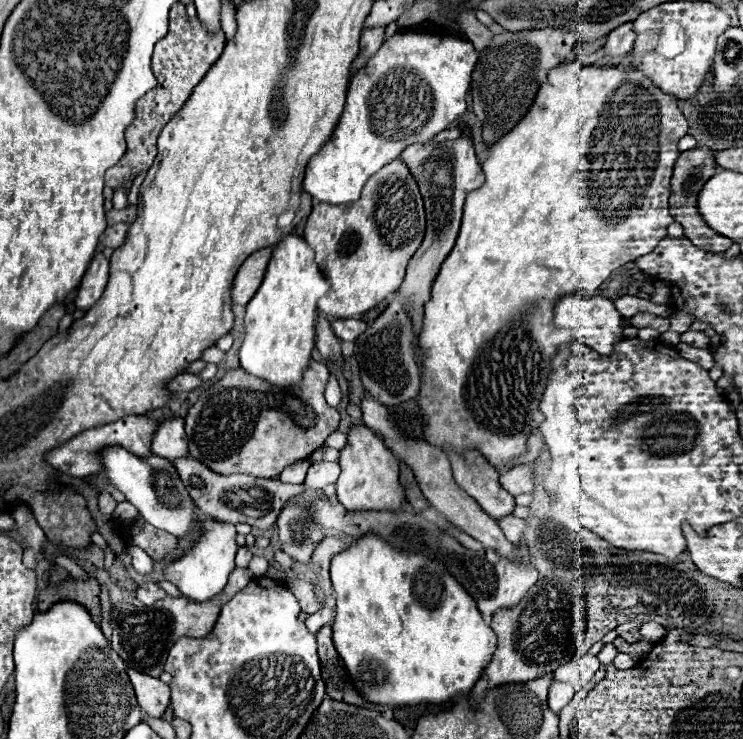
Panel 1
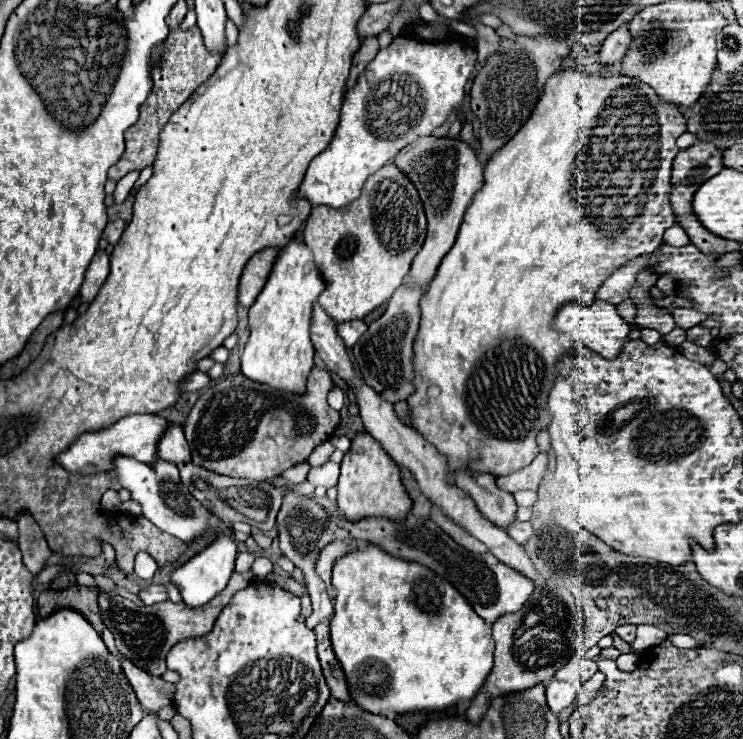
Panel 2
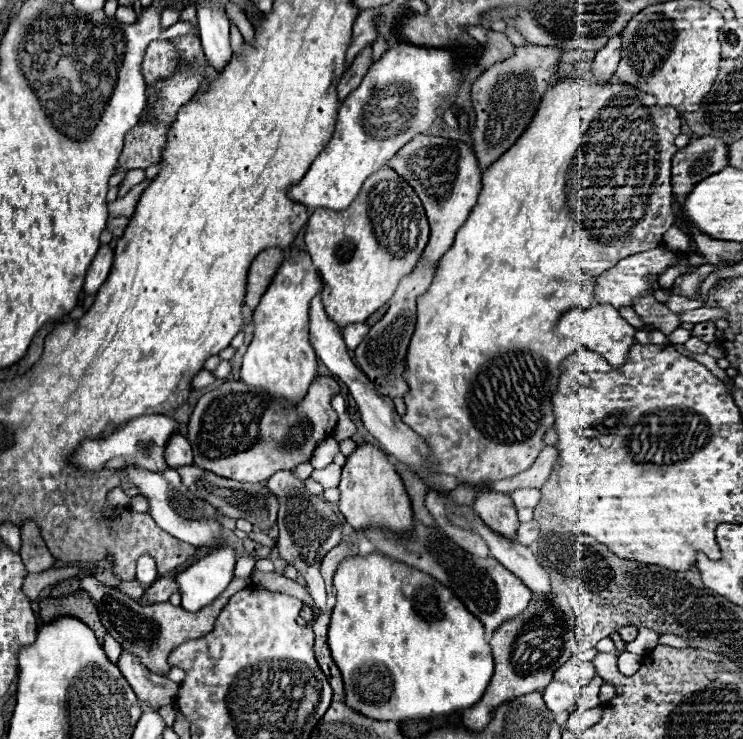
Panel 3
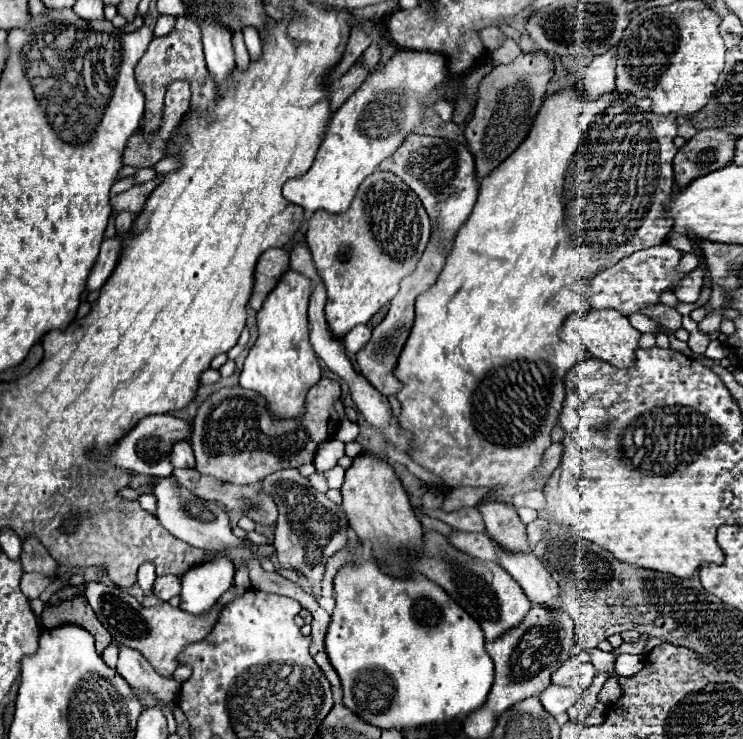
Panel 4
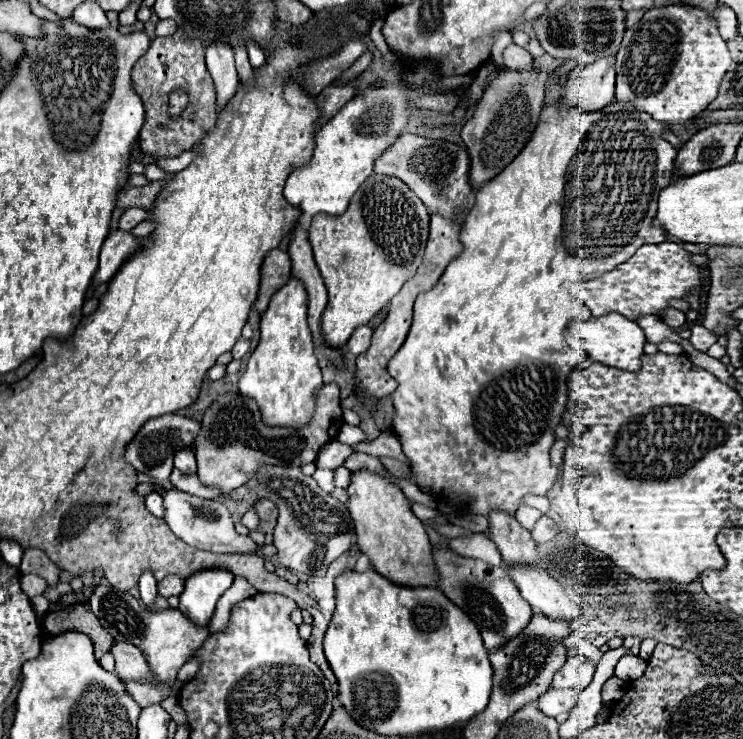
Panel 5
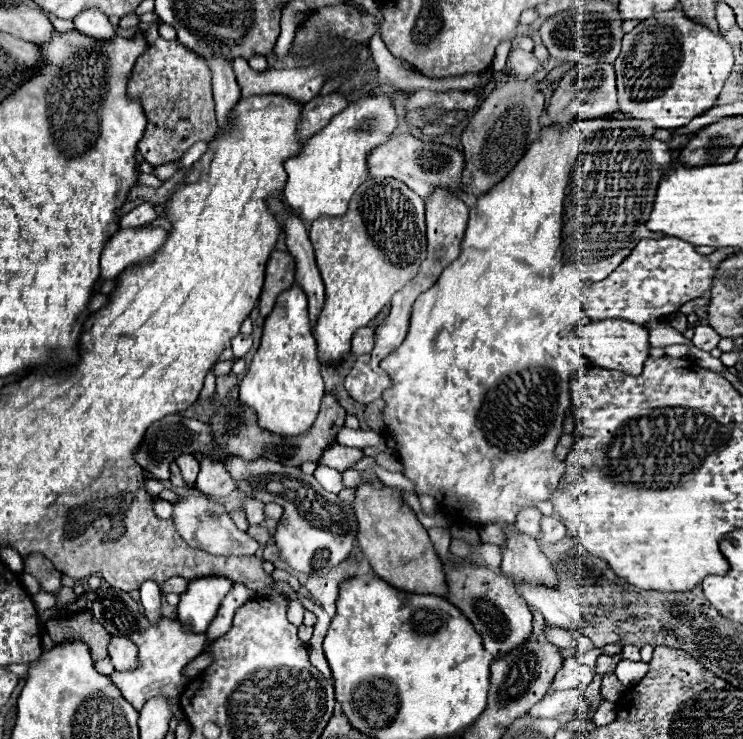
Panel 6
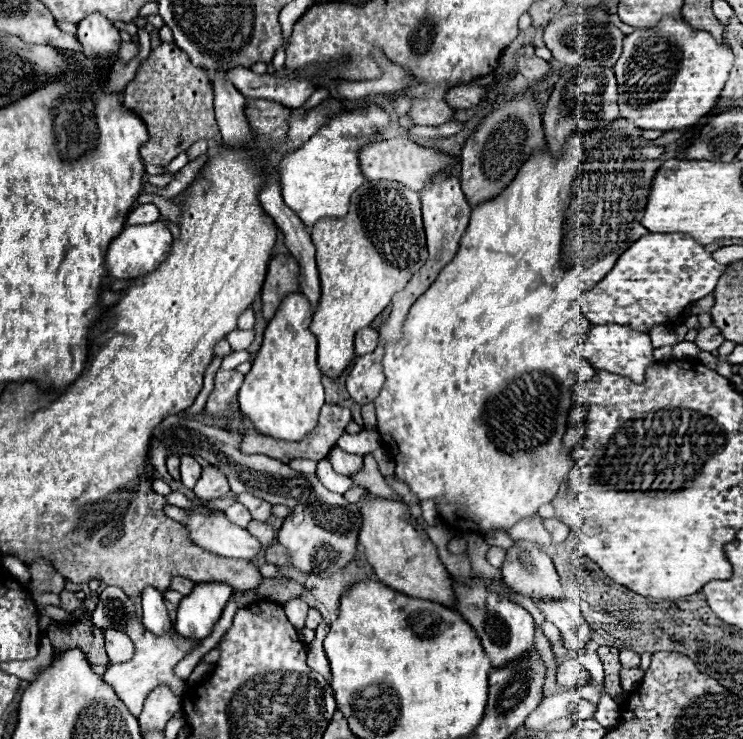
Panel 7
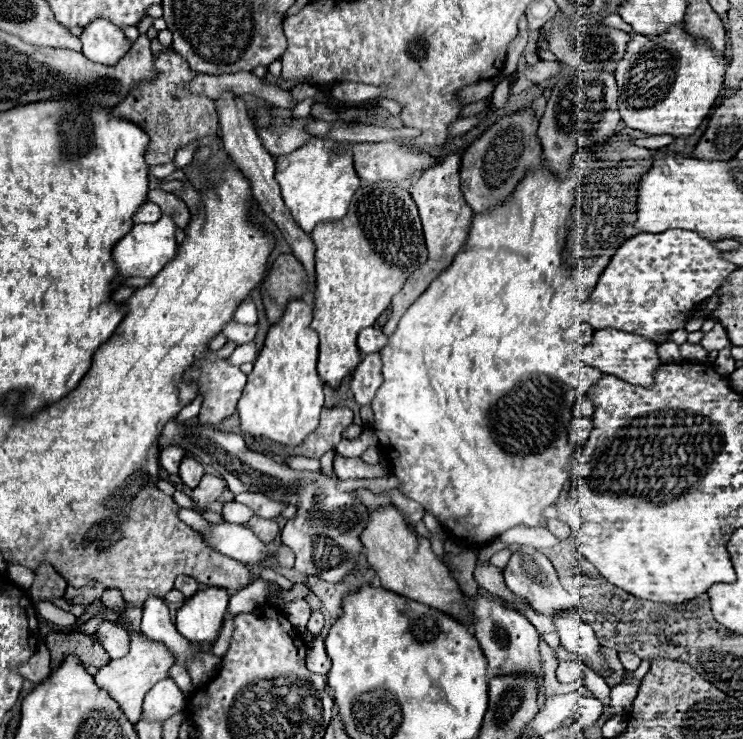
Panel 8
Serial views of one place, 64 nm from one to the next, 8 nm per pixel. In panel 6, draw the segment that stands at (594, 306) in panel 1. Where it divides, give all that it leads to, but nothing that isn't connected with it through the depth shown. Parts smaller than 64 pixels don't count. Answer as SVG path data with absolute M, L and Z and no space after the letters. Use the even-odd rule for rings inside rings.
M600 320L590 322L586 326L576 328L578 340L576 350L584 356L588 356L592 366L600 366L604 370L620 370L630 376L640 376L644 362L650 356L650 342L648 342L648 330L638 328L638 324L632 324L628 320Z

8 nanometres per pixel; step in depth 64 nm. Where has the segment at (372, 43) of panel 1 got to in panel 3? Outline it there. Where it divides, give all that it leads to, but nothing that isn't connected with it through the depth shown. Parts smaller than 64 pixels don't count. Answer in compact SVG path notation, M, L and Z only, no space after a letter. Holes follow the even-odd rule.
M366 46L364 52L360 52L360 54L356 56L356 60L352 62L352 66L350 66L350 68L346 70L346 74L340 78L340 82L338 82L338 86L336 86L338 102L342 102L352 90L356 90L356 88L360 86L362 78L366 76L366 72L368 72L368 68L370 68L370 64L372 64L370 58L372 58L372 48Z

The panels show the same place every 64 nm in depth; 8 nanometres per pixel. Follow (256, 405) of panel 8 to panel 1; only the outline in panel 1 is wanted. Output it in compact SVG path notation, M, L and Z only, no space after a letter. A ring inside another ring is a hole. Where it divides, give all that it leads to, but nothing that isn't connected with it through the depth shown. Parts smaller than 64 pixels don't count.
M288 234L274 246L262 288L258 288L254 300L246 306L246 336L240 348L240 366L248 374L276 386L300 384L314 348L316 302L324 292L328 292L328 280L314 264L312 248L308 248L304 238Z

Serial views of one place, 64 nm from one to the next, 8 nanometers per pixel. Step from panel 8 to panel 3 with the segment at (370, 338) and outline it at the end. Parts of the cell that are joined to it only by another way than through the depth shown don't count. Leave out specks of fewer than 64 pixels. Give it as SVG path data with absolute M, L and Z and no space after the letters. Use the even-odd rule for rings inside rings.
M350 324L350 326L346 326L344 330L342 330L342 336L344 336L344 340L346 340L346 346L348 346L348 350L354 350L362 340L364 340L364 336L368 334L368 326L366 324Z

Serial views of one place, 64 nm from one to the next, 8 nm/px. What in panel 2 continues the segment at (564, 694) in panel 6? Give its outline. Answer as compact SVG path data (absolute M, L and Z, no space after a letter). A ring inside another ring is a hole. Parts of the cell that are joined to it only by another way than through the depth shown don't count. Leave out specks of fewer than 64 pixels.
M552 680L552 682L546 684L546 700L548 700L548 706L550 706L550 710L554 714L558 714L564 708L572 706L576 694L578 694L578 690L572 684L568 684L568 682Z

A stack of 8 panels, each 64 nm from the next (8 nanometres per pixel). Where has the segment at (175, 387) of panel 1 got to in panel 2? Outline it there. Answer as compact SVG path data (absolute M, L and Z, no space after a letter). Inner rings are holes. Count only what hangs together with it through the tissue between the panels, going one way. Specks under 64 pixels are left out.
M194 372L194 374L190 374L186 380L180 382L180 388L182 388L184 392L194 392L194 390L204 388L208 382L210 382L210 376L208 376L208 374L204 374L204 372Z

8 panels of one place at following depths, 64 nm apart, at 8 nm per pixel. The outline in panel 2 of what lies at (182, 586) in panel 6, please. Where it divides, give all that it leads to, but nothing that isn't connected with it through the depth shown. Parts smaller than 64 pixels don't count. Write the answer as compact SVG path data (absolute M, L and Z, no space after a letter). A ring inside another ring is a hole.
M150 584L140 592L140 600L144 604L156 604L156 602L162 602L166 598L168 598L168 590L164 584Z

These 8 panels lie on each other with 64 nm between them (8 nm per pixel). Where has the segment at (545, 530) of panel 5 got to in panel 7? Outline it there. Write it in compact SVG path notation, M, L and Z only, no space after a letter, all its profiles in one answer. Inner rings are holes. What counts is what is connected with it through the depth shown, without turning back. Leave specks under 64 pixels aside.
M544 520L544 524L546 524L546 528L554 534L554 540L556 542L560 542L560 540L564 540L566 536L568 536L568 528L562 524L562 522L558 522L558 520Z

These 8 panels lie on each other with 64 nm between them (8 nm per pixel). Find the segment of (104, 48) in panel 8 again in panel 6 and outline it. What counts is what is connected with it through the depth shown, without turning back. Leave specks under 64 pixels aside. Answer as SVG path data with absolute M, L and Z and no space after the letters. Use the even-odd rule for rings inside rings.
M90 8L90 10L84 10L82 14L78 14L74 20L74 26L76 26L76 30L84 32L84 36L90 36L94 40L112 40L116 36L108 16L96 8Z

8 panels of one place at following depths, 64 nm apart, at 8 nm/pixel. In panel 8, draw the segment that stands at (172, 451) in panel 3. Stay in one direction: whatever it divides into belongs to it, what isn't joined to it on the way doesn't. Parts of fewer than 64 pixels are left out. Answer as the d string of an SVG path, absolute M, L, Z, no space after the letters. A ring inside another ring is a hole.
M184 458L182 464L180 464L180 478L182 482L188 486L188 488L196 488L196 484L200 484L202 476L204 476L204 470L202 470L202 464L198 460L192 460L192 458Z

